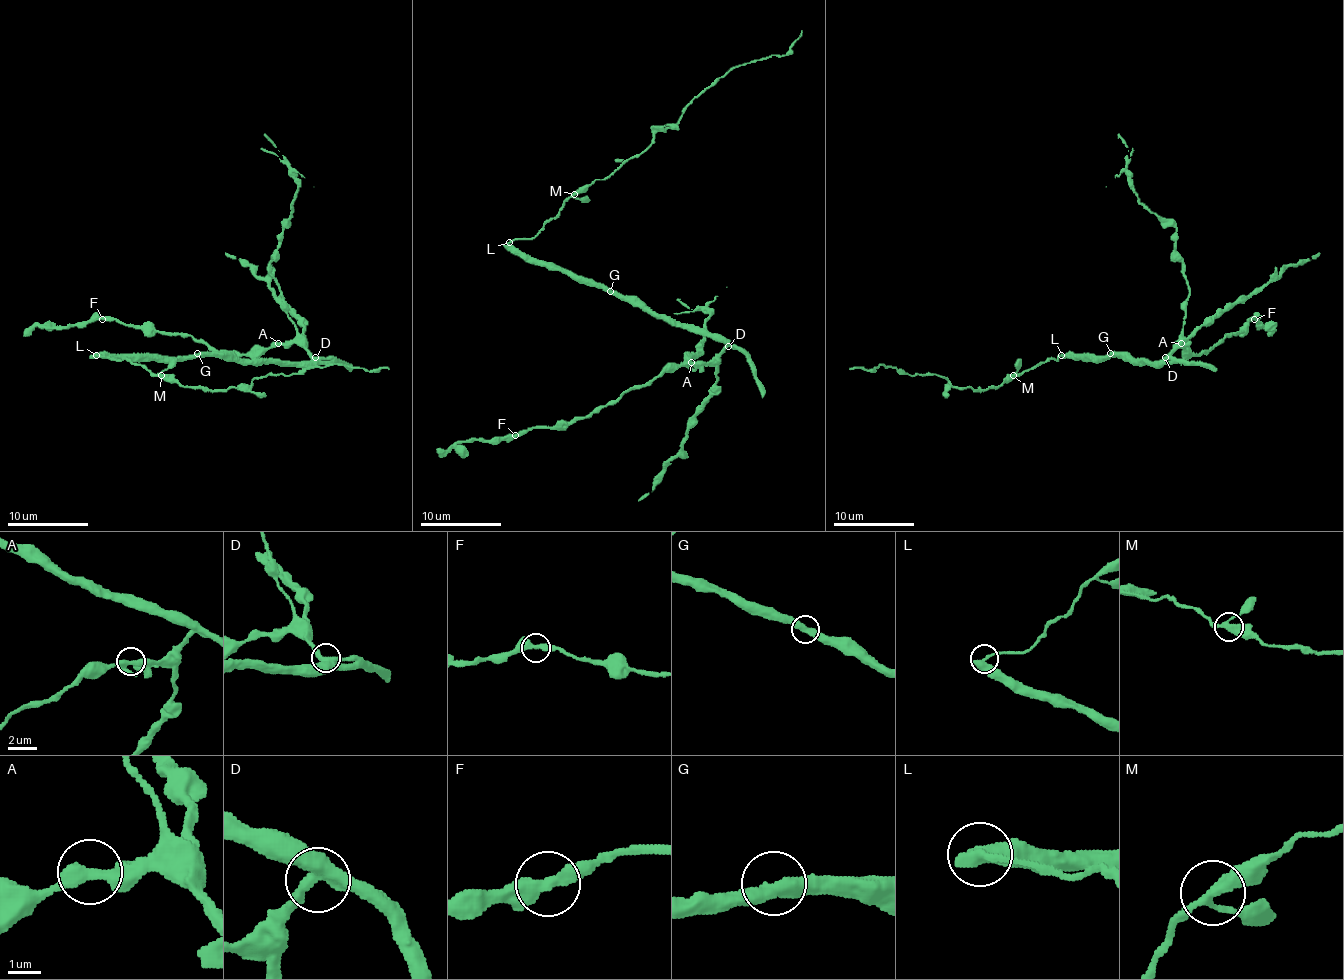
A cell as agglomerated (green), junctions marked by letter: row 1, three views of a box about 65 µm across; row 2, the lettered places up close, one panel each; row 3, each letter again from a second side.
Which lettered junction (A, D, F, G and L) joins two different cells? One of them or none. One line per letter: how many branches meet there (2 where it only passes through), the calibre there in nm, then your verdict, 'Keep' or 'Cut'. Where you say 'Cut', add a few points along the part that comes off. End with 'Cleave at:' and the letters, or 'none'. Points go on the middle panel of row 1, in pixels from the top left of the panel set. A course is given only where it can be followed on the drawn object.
A: Branches: 2. Thickness 400 nm. Keep
D: Branches: 3. Thickness 440 nm. Keep
F: Branches: 2. Thickness 440 nm. Keep
G: Branches: 2. Thickness 420 nm. Keep
L: Branches: 2. Thickness 440 nm. Cut. Course of the part to remove: (509, 243), (531, 239), (570, 196), (641, 154), (736, 66), (783, 56), (801, 30)
Cleave at: L

